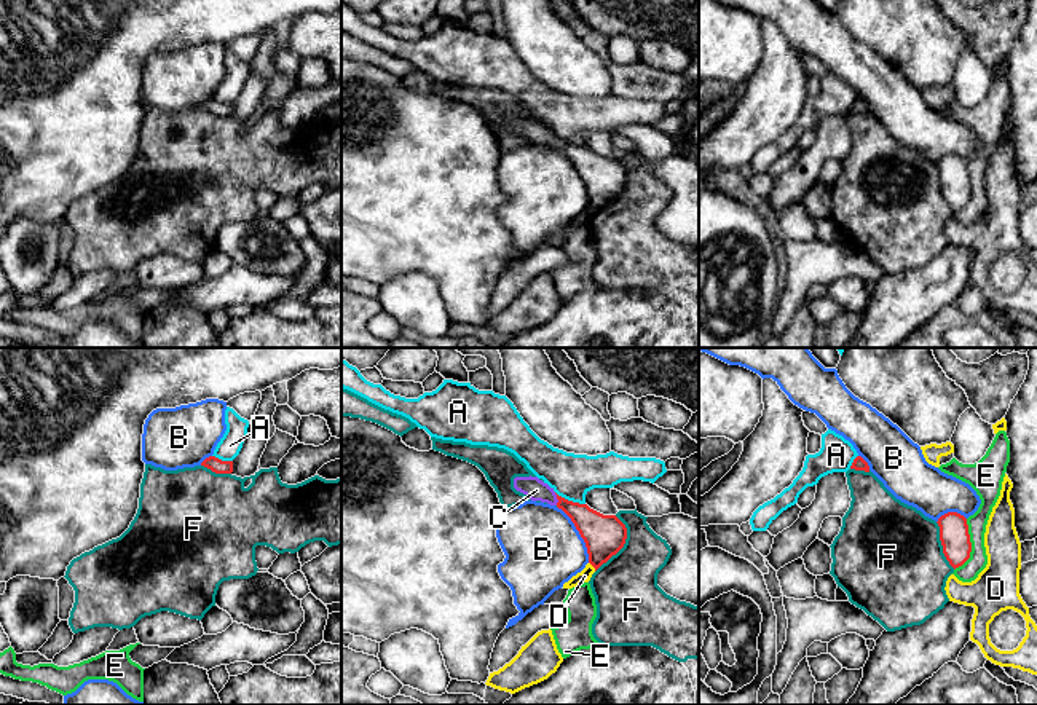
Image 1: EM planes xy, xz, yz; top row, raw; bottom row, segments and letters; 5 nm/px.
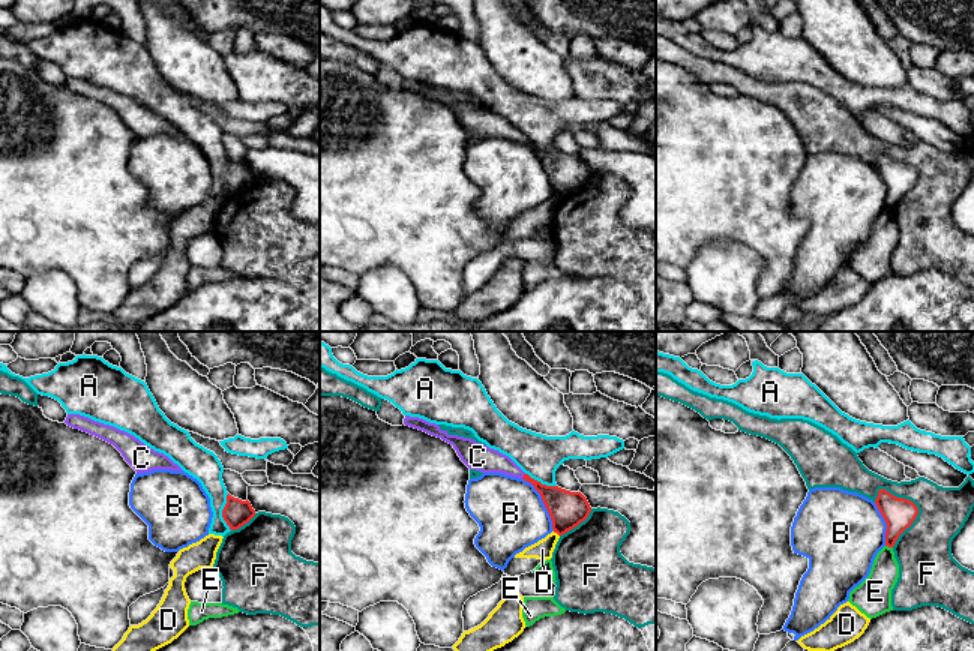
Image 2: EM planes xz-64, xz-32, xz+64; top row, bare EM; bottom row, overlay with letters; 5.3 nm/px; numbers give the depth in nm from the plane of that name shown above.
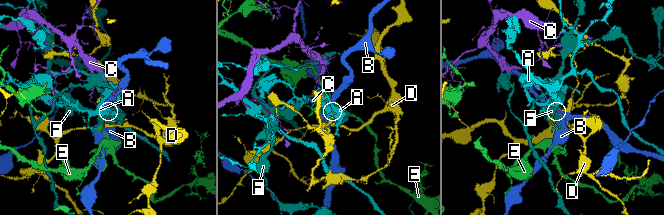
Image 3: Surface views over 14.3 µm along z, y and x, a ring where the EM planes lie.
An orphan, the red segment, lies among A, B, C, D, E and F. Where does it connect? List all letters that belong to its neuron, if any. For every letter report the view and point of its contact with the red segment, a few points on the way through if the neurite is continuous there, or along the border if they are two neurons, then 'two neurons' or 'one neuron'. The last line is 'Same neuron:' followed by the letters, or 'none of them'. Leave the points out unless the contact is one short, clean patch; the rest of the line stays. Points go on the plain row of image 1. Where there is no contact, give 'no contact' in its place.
A: meets red in xz at (570, 144); border along xz (555, 134), (584, 147); two neurons
B: meets red in xz at (579, 176); two neurons
C: meets red in xz at (557, 141); runs through xz (595, 171), (557, 141), (536, 133); one neuron
D: meets red in xz at (592, 208); two neurons
E: meets red in yz at (970, 189); two neurons
F: meets red in xz at (624, 185); two neurons
Same neuron: C

